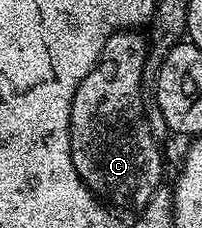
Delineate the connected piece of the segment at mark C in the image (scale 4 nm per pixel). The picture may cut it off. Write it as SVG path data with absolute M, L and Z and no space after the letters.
M139 30L115 32L105 42L105 50L95 68L77 86L71 107L71 157L77 174L90 192L112 209L143 209L159 186L164 183L160 141L155 140L141 104L142 68L145 66L149 40Z

